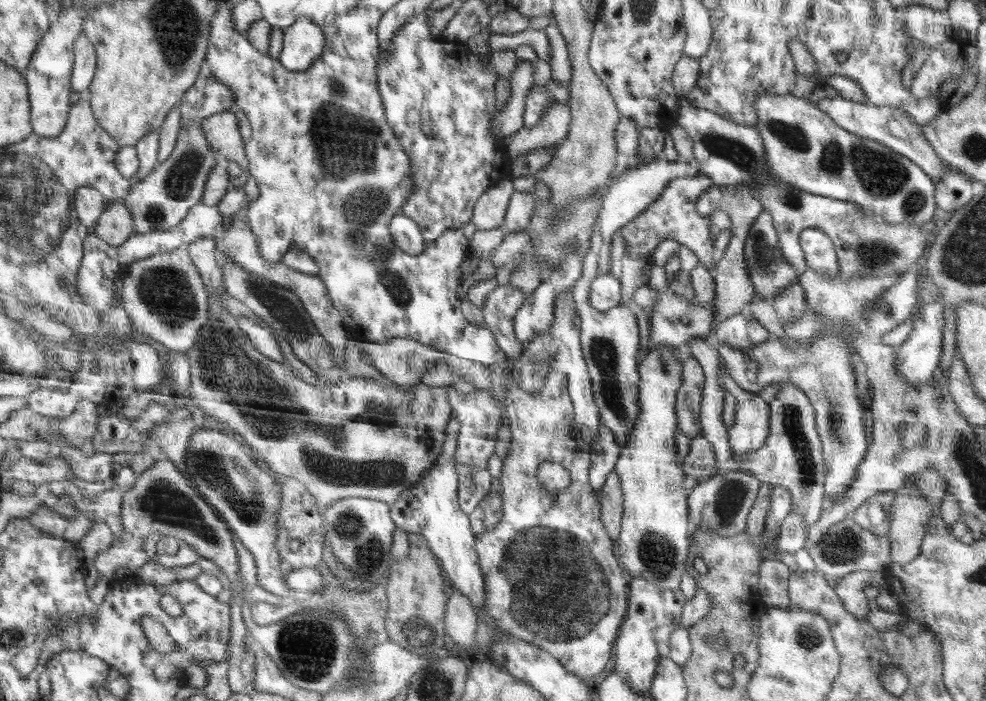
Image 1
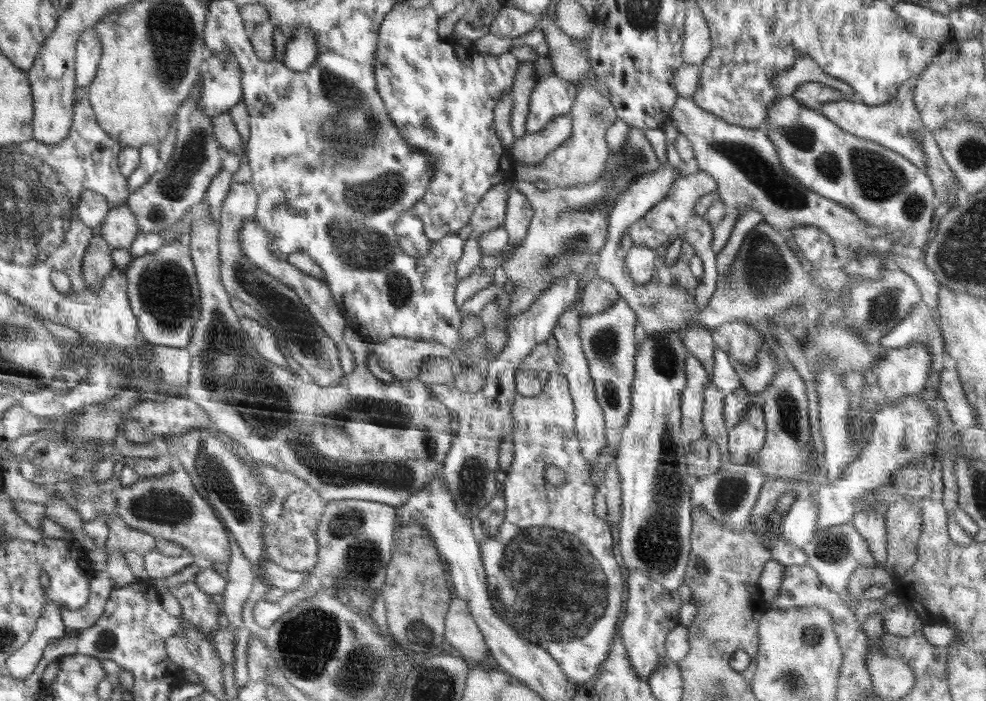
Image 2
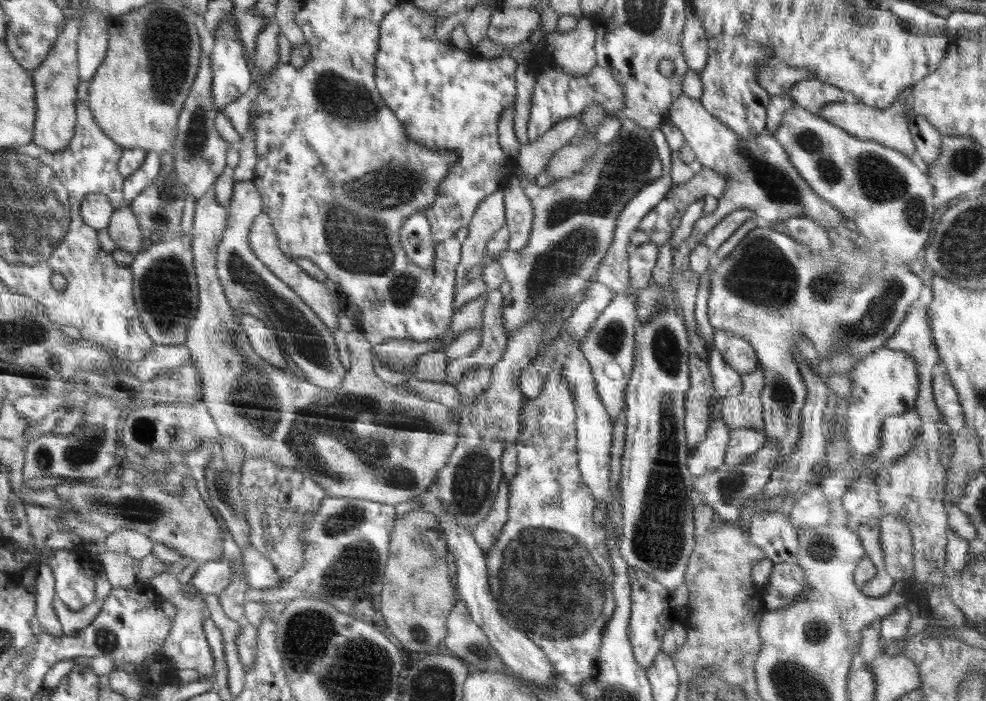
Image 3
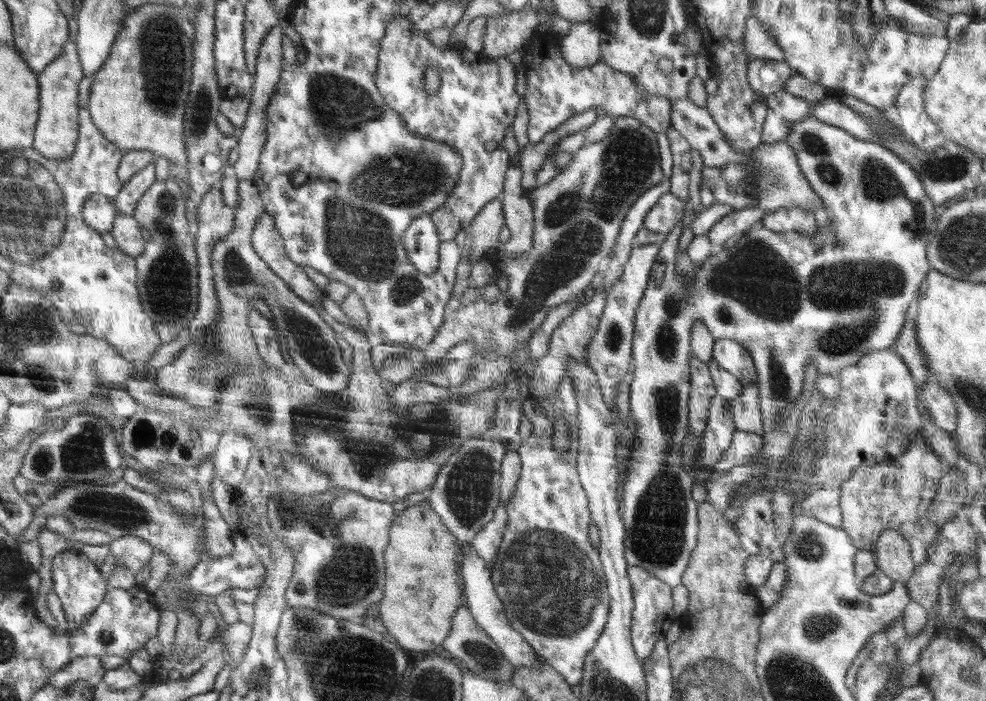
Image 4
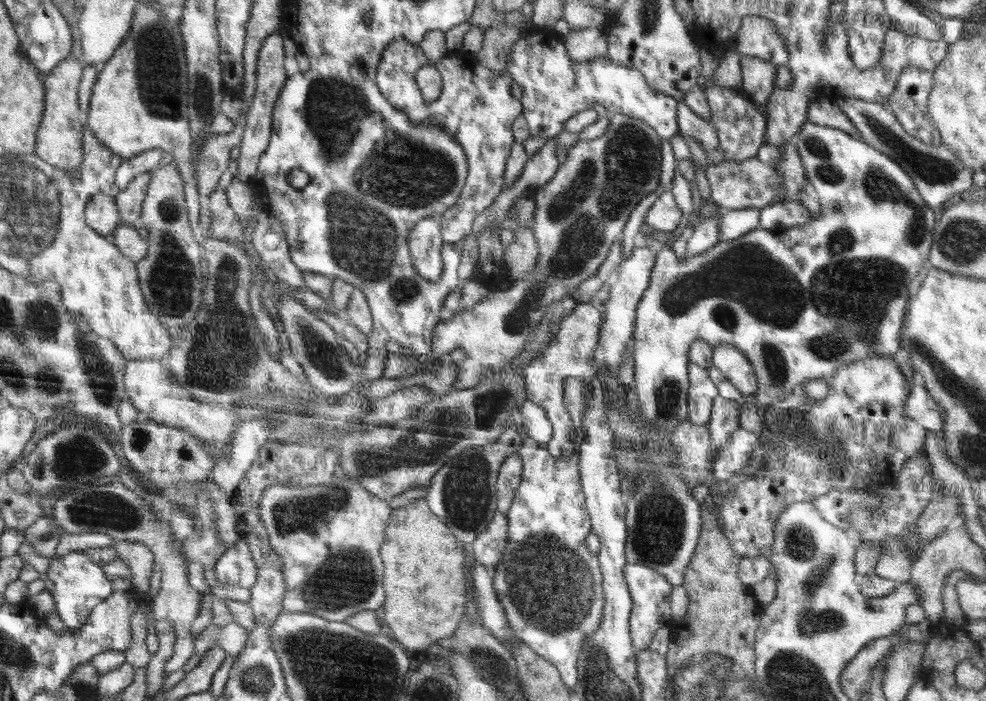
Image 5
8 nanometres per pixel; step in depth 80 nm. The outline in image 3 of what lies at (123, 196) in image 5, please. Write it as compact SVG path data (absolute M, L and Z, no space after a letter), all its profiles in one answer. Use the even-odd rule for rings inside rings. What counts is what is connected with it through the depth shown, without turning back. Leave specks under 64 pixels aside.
M147 151L140 168L128 176L128 178L125 178L123 184L124 206L129 207L138 194L155 183L155 178L159 175L160 167L160 154L154 151Z

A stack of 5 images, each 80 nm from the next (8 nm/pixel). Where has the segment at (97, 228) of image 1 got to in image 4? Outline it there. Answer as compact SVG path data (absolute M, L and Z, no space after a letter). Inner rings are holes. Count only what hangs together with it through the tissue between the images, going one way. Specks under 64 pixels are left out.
M118 213L110 234L118 244L118 249L127 255L137 257L145 250L147 241L140 234L140 224L133 216Z

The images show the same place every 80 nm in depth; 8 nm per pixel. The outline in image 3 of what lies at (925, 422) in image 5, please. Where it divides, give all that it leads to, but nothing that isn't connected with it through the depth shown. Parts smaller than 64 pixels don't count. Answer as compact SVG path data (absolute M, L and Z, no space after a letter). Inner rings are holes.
M946 371L940 372L934 380L932 379L932 392L939 413L943 416L944 422L951 428L951 431L955 433L964 429L965 412Z

